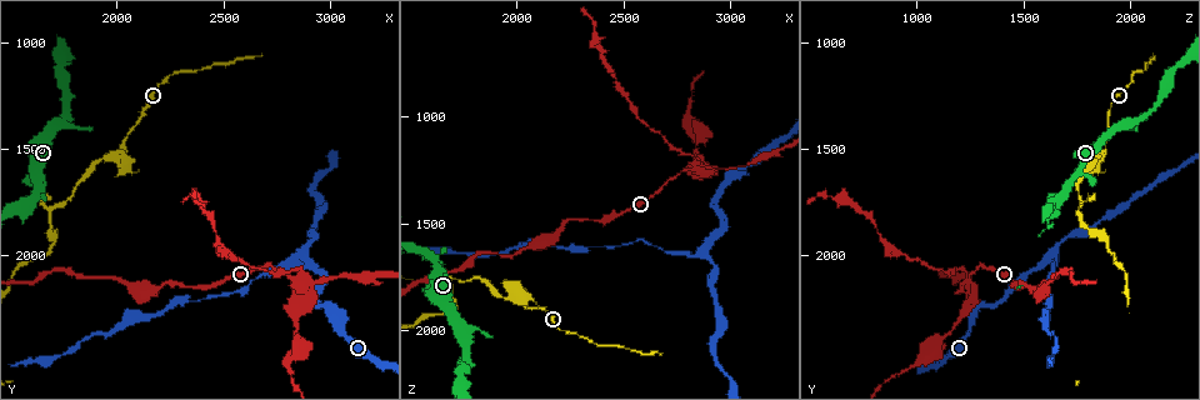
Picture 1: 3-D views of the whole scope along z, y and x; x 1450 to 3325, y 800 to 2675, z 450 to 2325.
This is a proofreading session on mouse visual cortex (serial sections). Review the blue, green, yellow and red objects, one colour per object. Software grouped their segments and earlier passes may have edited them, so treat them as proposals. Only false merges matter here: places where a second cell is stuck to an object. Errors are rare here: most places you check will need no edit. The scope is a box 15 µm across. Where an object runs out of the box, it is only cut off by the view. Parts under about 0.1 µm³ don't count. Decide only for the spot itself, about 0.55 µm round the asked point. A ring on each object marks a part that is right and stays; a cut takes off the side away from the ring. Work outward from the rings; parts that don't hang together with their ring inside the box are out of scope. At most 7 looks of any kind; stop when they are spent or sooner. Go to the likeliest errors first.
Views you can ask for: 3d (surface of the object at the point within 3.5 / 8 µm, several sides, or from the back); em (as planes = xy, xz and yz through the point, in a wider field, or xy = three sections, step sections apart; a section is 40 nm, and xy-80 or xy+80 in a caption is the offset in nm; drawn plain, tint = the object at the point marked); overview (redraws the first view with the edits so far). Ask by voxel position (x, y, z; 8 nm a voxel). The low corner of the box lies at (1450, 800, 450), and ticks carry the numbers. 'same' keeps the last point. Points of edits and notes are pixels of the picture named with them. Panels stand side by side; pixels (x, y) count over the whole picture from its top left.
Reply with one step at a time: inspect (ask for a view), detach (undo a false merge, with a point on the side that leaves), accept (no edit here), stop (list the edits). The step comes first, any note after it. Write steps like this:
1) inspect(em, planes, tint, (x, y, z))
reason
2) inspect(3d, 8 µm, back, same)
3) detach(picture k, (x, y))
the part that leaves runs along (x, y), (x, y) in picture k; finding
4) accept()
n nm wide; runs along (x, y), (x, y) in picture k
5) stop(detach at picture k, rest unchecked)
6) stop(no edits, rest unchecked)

inspect(3d, 8 µm, (2840, 2120, 1240))
four arms meet

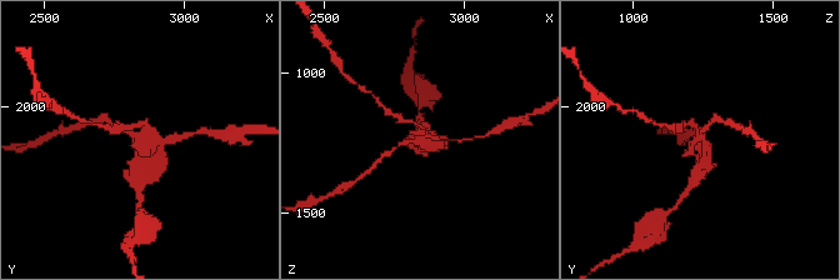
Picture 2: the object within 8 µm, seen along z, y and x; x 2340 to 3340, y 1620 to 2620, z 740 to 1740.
inspect(3d, 3.5 µm, (2830, 2100, 1240))
zoom in

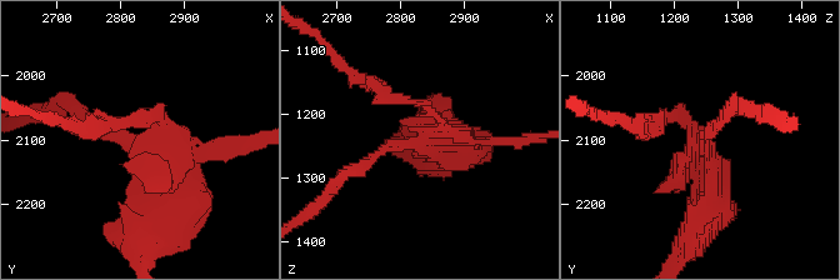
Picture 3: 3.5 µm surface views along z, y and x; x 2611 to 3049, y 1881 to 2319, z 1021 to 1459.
inspect(em, xy, step 3, tint, (2830, 2105, 1245))

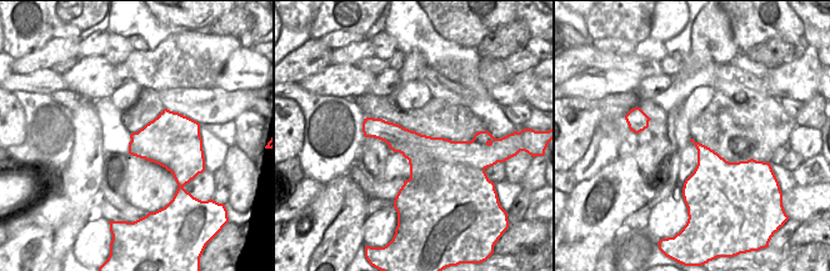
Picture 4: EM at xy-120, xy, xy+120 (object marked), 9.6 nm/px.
detach(picture 3, (719, 198))
the part that leaves runs along (710, 158), (714, 204), (681, 254) in picture 3; two cells meet here

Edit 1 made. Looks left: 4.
inspect(3d, 3.5 µm, (2030, 1480, 1880))
sharp bend

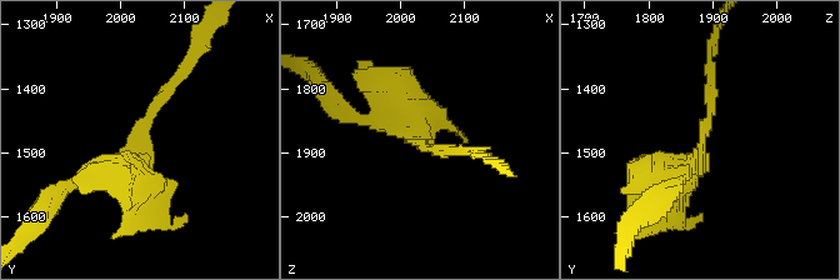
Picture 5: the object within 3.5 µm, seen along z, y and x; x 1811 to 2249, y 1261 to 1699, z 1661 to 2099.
inspect(em, xy, step 2, tint, (2030, 1485, 1885))

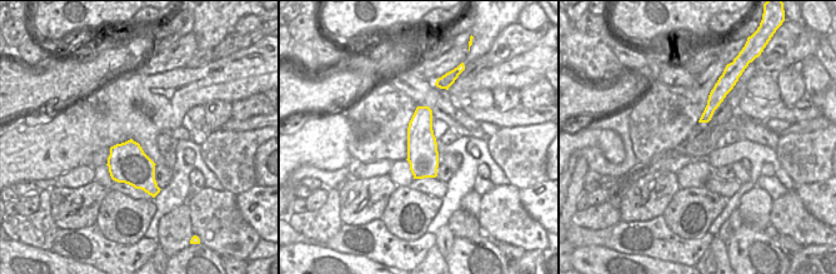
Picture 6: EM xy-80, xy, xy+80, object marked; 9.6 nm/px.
inspect(em, xy, step 5, tint, same)
cut it another way

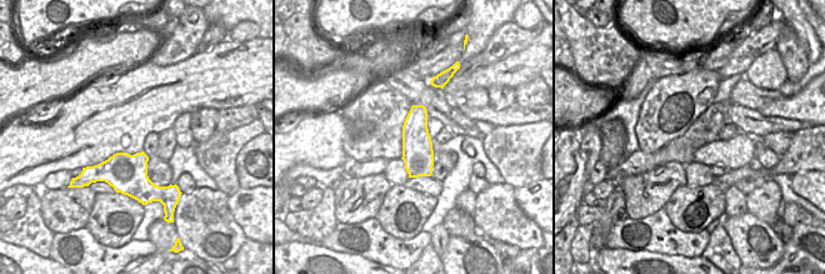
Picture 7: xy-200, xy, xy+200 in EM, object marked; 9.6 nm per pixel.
accept()
runs along (181, 71), (146, 118), (131, 171), (93, 175) in picture 5; all the same cell

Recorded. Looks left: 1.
stop(detach at picture 3, rest unchecked)

